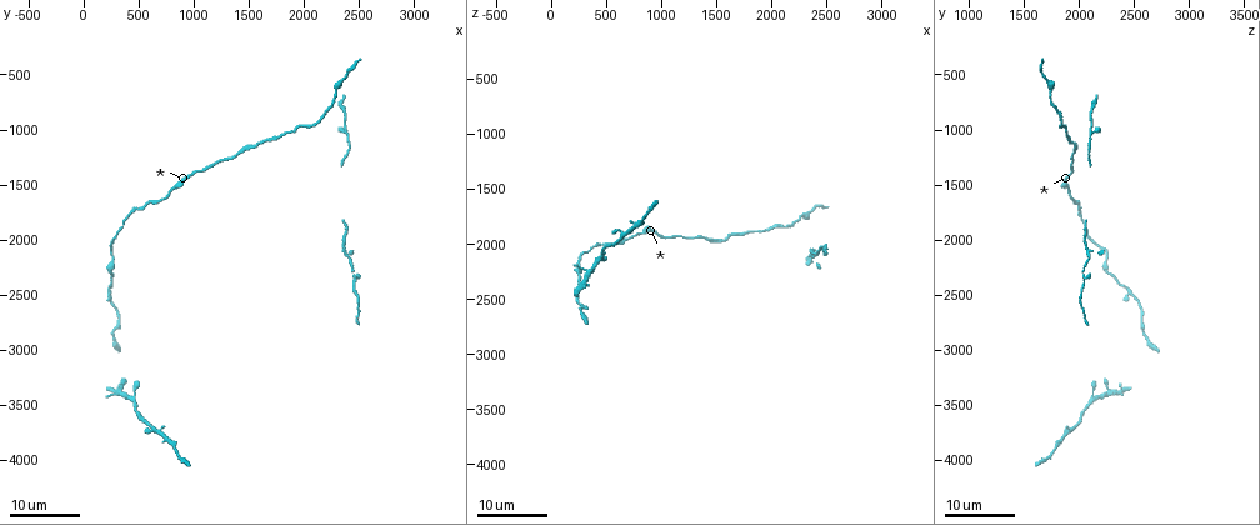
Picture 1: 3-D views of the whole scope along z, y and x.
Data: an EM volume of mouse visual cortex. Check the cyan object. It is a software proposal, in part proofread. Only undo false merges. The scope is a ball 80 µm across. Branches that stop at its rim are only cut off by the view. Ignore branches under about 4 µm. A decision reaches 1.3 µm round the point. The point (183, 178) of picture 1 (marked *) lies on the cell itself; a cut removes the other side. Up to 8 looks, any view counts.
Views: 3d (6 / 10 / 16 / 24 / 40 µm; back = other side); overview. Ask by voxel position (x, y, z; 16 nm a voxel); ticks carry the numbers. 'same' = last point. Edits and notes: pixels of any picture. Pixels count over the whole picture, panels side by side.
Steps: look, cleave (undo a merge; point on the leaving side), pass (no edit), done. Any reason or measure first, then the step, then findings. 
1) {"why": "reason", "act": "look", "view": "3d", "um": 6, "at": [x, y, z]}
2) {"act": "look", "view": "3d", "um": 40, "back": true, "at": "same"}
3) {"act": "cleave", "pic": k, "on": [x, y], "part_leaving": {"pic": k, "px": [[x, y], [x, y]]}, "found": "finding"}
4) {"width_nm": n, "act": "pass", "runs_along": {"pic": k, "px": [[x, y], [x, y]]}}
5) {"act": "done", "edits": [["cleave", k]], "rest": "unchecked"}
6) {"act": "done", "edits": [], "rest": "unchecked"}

{"why": "sudden change in width", "act": "look", "view": "3d", "um": 24, "at": [1380, 1260, 1920]}

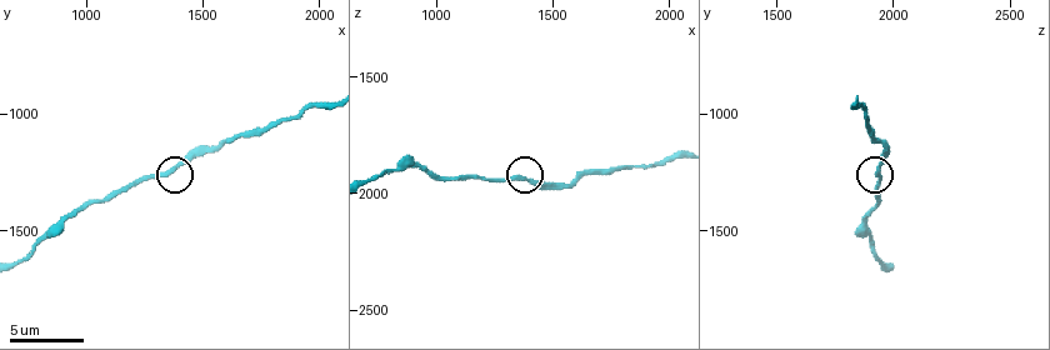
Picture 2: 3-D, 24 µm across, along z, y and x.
{"act": "look", "view": "3d", "um": 10, "at": [1350, 1240, 1930]}

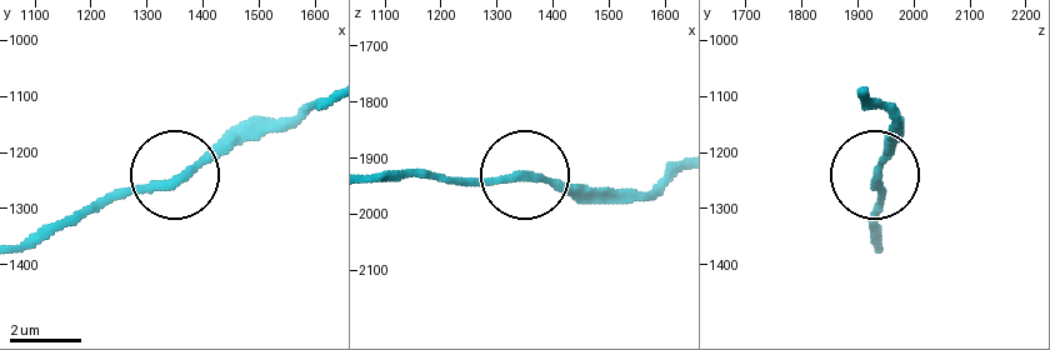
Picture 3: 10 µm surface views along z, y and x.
{"act": "pass", "found": "all the same cell"}

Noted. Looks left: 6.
{"act": "look", "view": "3d", "um": 24, "at": [2180, 840, 1800]}

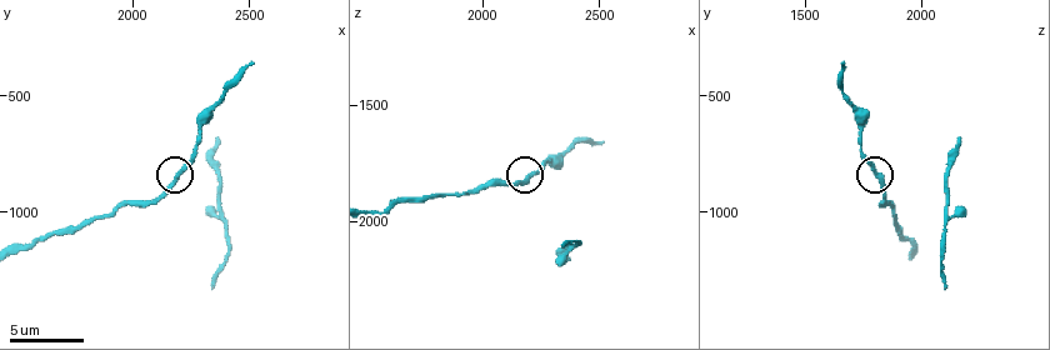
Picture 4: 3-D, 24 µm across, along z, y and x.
{"act": "look", "view": "3d", "um": 10, "at": [2190, 850, 1820]}

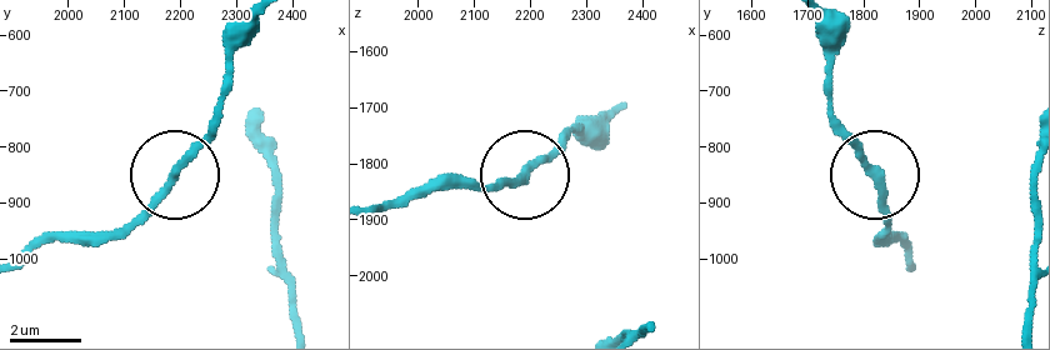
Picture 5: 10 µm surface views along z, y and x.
{"act": "look", "view": "3d", "um": 10, "back": true, "at": [2190, 845, 1825]}

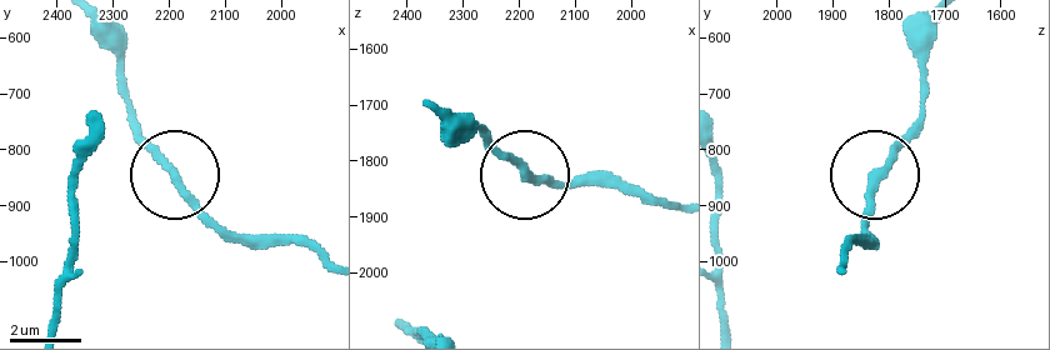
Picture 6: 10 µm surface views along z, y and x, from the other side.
{"act": "pass", "runs_along": {"pic": 6, "px": [[321, 255], [223, 229], [128, 124]]}, "found": "continuous, no second cell"}

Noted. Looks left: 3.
{"why": "sudden change in width", "act": "look", "view": "3d", "um": 10, "at": [1940, 960, 1880]}

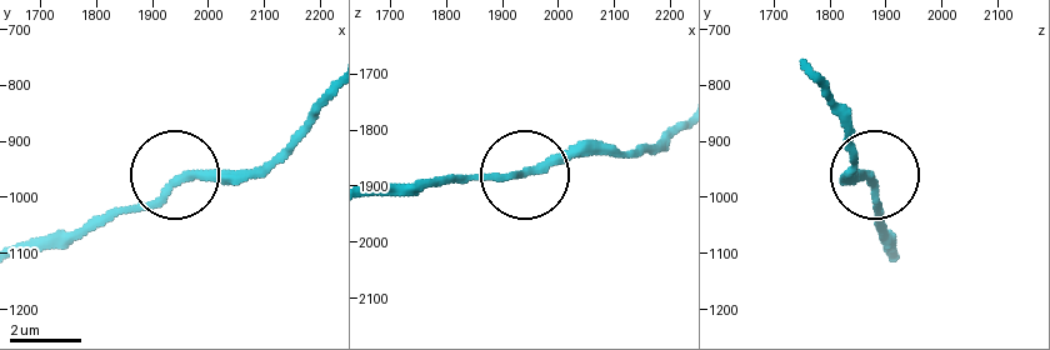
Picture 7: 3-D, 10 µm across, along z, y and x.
{"why": "from behind", "act": "look", "view": "3d", "um": 10, "back": true, "at": [1945, 975, 1870]}

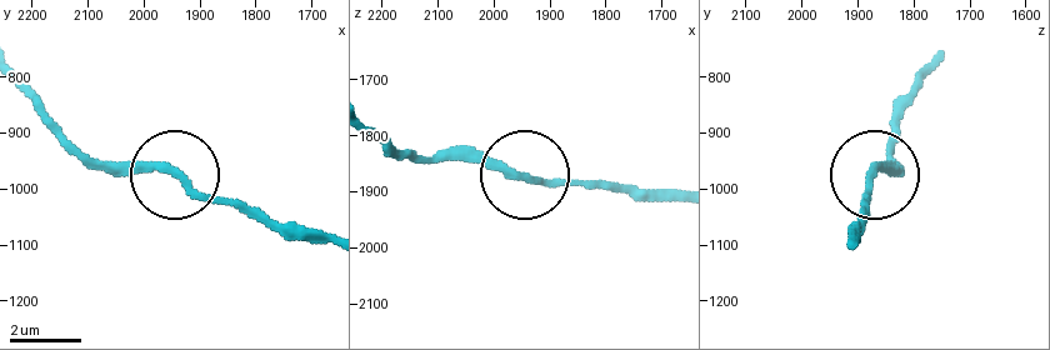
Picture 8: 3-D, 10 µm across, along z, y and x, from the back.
{"width_nm": 230, "act": "pass", "found": "one cell here"}

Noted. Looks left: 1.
{"why": "calibre changes", "act": "look", "view": "3d", "um": 10, "at": [710, 1620, 1930]}

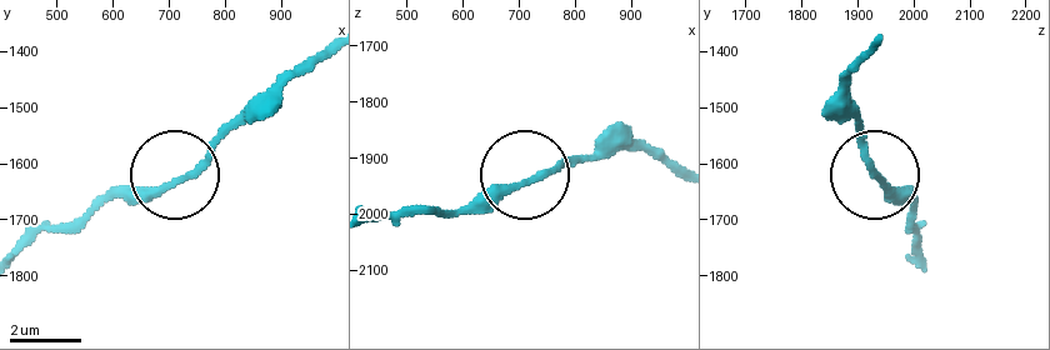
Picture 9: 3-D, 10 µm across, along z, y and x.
{"act": "pass", "runs_along": {"pic": 9, "px": [[846, 75], [859, 144], [891, 189], [915, 195]]}, "found": "one cell here"}

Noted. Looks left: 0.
{"act": "done", "edits": [], "rest": "unchecked"}

